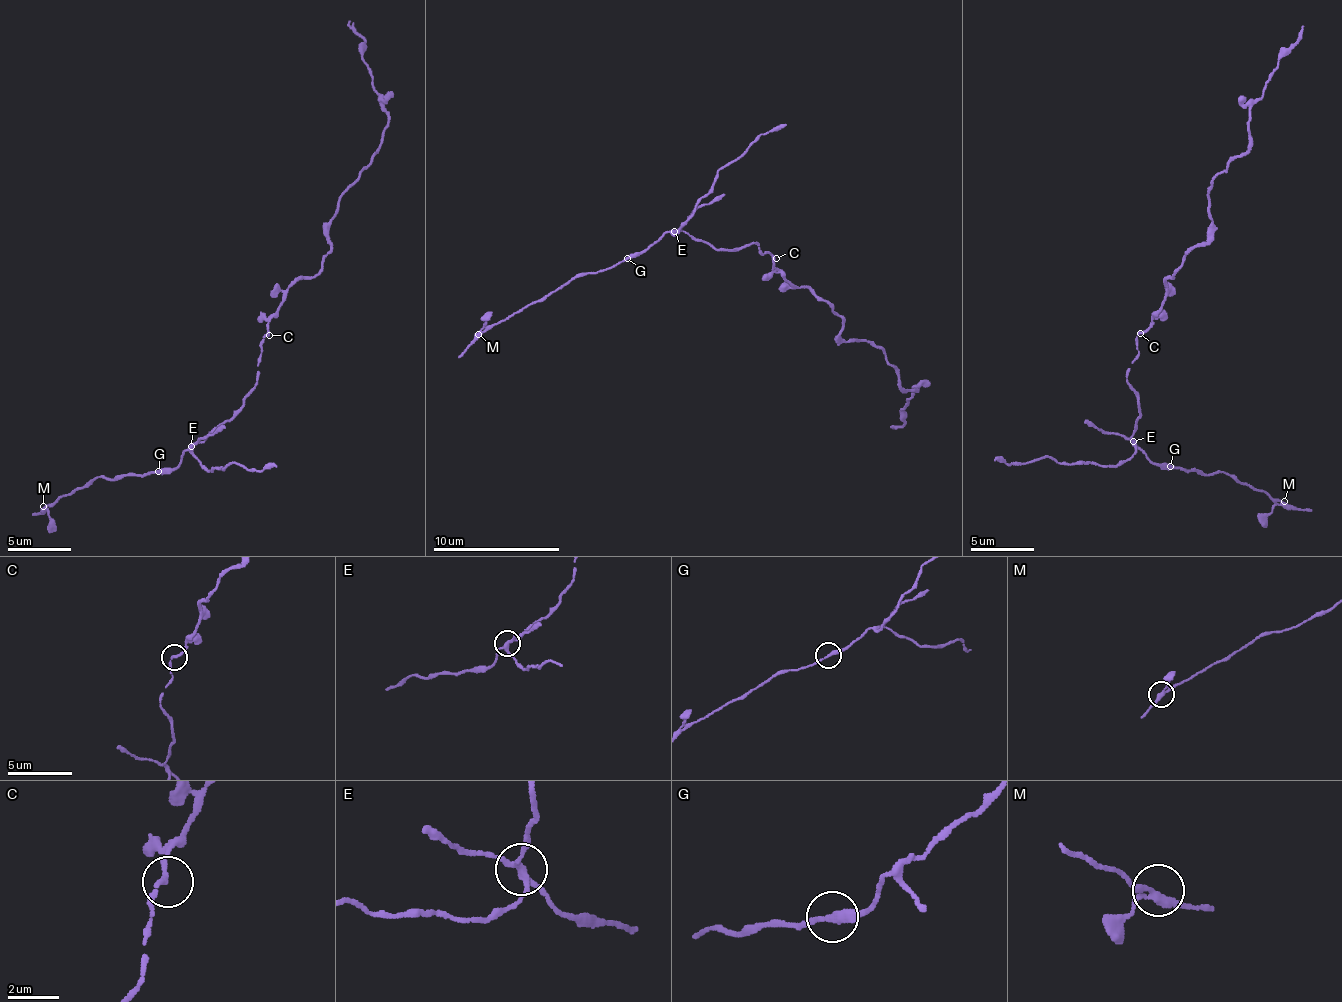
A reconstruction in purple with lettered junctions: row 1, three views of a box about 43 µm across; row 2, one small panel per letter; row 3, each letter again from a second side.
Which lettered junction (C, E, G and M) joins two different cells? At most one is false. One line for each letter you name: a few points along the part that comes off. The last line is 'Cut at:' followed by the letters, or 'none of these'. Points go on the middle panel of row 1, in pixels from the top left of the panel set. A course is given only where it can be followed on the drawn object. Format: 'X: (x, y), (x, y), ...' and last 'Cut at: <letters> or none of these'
E: (673, 232), (674, 235), (710, 192), (716, 173), (763, 135), (786, 125)
Cut at: E

